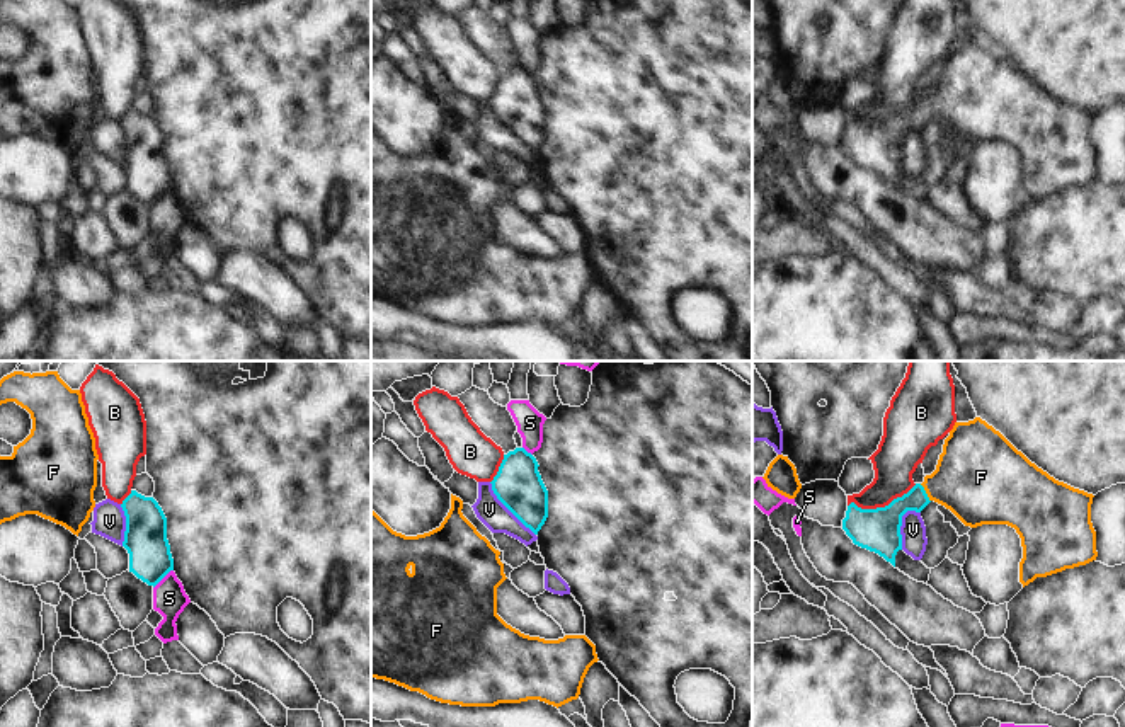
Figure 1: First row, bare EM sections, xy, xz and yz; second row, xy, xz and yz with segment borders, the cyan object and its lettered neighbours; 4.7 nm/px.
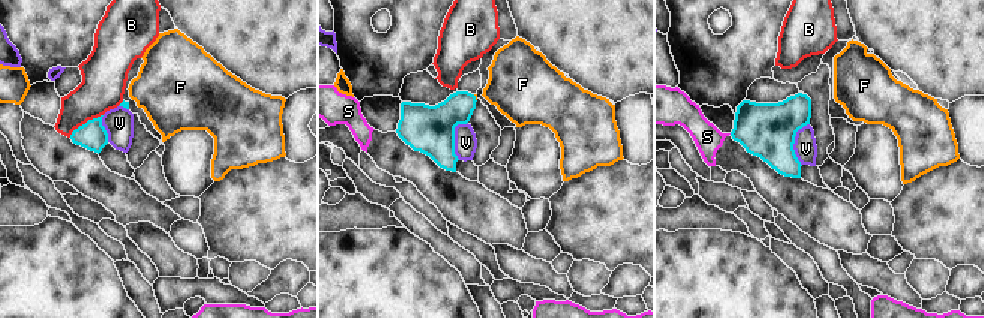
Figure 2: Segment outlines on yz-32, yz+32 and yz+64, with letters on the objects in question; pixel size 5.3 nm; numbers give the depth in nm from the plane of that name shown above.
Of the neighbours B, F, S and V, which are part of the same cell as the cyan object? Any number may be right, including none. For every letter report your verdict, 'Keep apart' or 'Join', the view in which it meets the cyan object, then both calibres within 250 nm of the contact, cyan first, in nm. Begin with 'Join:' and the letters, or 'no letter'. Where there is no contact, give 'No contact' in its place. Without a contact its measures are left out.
Join: F
B: Keep apart. Touches cyan in yz. Thickness 200 nm (cyan) against 200 nm
F: Join. Touches cyan in yz. Thickness 160 nm (cyan) against 380 nm
S: Keep apart. Touches cyan in xy. Thickness 200 nm (cyan) against 160 nm
V: Keep apart. Touches cyan in xz. Thickness 220 nm (cyan) against 140 nm

